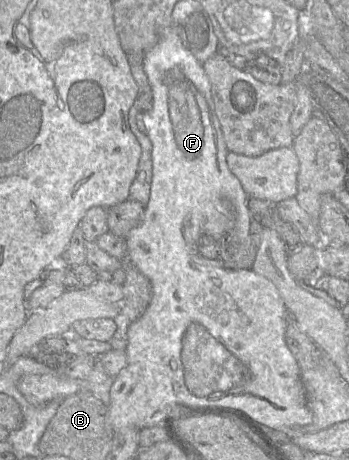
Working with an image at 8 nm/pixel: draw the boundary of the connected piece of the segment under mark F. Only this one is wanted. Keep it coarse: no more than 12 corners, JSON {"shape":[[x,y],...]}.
{"shape":[[177,26],[143,57],[152,179],[126,260],[152,296],[114,431],[203,408],[313,419],[289,313]]}

